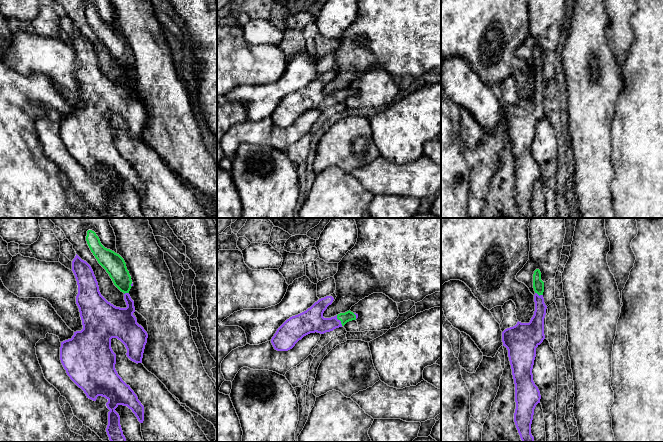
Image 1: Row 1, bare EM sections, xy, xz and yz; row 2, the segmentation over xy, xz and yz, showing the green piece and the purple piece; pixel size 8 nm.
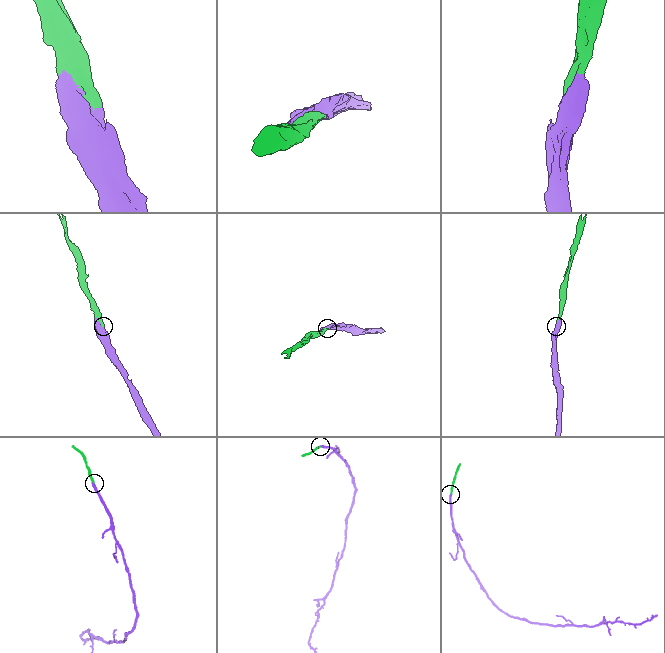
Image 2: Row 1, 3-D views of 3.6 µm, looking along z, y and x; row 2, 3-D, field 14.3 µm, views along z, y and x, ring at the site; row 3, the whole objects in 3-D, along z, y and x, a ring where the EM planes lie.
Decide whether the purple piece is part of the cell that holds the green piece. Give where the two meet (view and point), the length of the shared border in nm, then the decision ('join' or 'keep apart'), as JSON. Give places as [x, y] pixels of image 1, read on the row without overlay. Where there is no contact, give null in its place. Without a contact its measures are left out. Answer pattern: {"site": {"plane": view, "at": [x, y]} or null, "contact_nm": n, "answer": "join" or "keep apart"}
{"site": {"plane": "xz", "at": [339, 95]}, "contact_nm": 100, "answer": "join"}

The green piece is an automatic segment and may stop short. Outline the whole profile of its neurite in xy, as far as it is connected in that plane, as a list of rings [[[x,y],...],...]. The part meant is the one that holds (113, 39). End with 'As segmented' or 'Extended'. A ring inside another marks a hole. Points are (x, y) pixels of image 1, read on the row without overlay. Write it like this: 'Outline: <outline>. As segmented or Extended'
Outline: [[[92,6],[87,7],[86,12],[87,20],[97,35],[98,39],[106,46],[109,50],[110,54],[112,55],[114,61],[124,69],[124,76],[126,78],[126,84],[116,83],[110,78],[108,78],[100,69],[98,58],[94,51],[94,48],[91,42],[84,36],[82,36],[77,30],[72,37],[72,47],[75,51],[77,61],[78,61],[78,70],[76,72],[76,80],[79,84],[80,93],[82,96],[83,105],[81,107],[74,108],[74,111],[71,115],[65,116],[61,118],[60,123],[60,136],[61,139],[66,146],[67,151],[70,155],[79,163],[81,164],[84,169],[86,170],[87,174],[96,177],[98,172],[105,173],[108,178],[106,179],[107,184],[110,186],[108,188],[108,201],[106,204],[107,211],[111,218],[126,218],[126,214],[123,211],[123,207],[120,201],[120,192],[115,187],[115,185],[119,181],[127,182],[129,185],[137,193],[140,199],[144,197],[144,182],[138,176],[137,171],[134,167],[127,161],[122,154],[118,151],[115,140],[116,140],[116,130],[113,128],[111,124],[111,115],[117,114],[120,116],[127,125],[127,133],[135,138],[135,139],[142,139],[143,129],[145,125],[145,121],[147,119],[148,110],[144,106],[144,104],[137,99],[136,93],[133,91],[135,88],[134,77],[131,75],[129,71],[129,67],[133,62],[131,52],[129,47],[127,46],[126,39],[124,35],[114,27],[105,24],[101,18],[99,13],[96,9]]]. Extended

